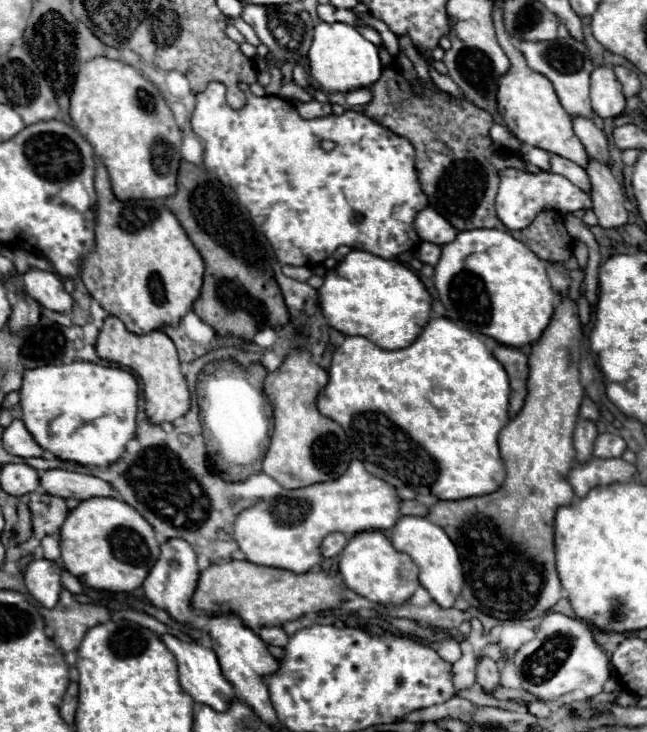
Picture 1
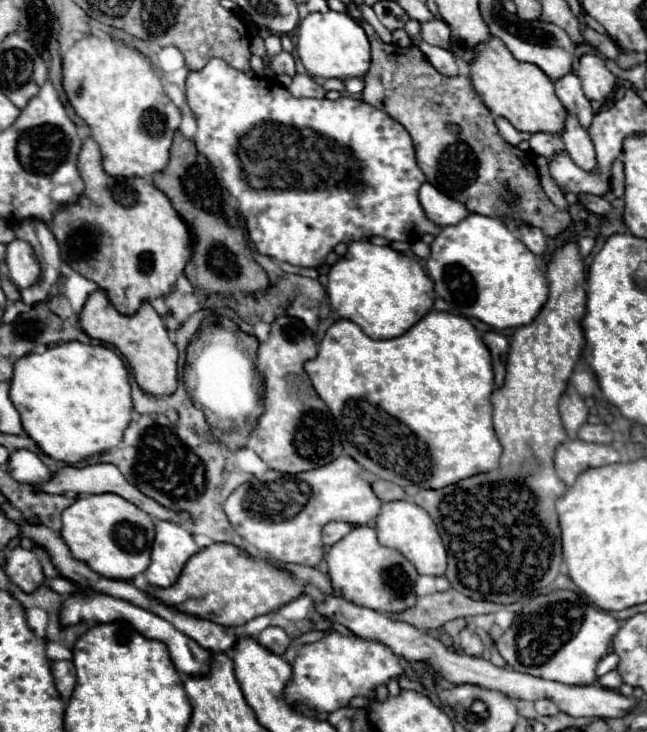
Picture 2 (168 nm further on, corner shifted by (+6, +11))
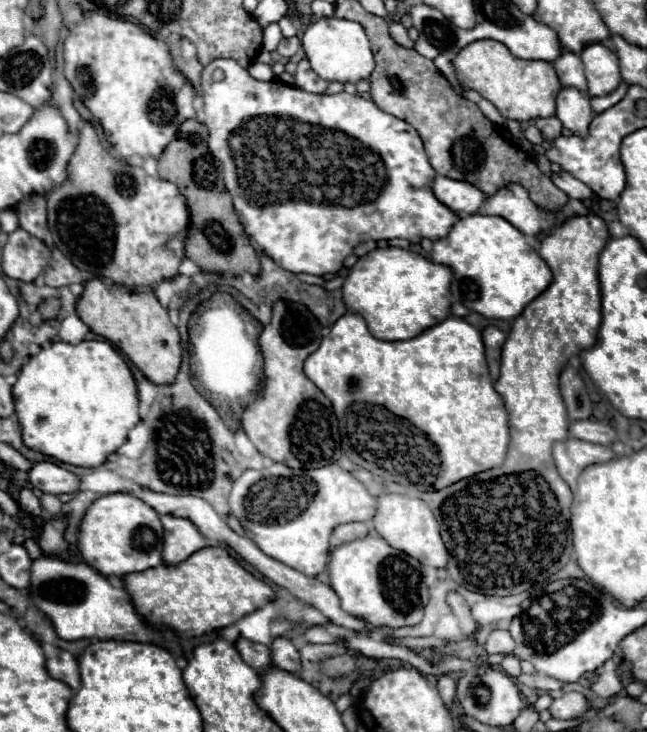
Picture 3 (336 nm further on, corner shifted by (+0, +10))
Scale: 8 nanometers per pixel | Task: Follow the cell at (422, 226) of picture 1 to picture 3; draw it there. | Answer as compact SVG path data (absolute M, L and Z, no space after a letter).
M436 176L432 192L444 206L448 206L458 216L476 214L484 202L484 194L476 186L444 176Z

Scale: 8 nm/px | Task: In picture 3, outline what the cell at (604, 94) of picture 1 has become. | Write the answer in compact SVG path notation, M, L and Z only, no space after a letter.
M590 44L580 54L584 62L584 72L588 80L588 94L594 96L606 96L618 88L622 82L620 68L618 68L618 56L610 52L602 44Z

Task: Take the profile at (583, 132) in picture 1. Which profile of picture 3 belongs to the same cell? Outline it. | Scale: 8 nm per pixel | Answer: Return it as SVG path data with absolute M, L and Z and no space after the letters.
M564 52L556 62L554 62L558 80L562 86L574 86L576 90L582 90L582 94L588 96L586 90L586 76L582 70L582 60L580 56L572 54L572 52Z

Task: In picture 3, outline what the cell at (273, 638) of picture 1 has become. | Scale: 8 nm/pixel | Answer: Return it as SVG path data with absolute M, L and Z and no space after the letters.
M274 638L270 650L272 650L274 666L278 666L278 668L282 668L286 672L298 674L298 670L300 670L300 654L298 654L296 646L292 644L292 640L288 640L288 638Z

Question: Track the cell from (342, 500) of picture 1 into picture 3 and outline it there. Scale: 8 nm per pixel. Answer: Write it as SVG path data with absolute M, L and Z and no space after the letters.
M272 464L262 470L246 470L230 492L232 516L240 520L246 536L270 558L306 574L316 576L328 564L330 532L346 522L370 522L376 498L338 464L316 470L294 470L286 464Z

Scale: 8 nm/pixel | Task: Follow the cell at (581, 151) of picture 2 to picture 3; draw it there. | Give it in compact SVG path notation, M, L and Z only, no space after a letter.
M562 88L556 98L556 118L574 136L586 138L588 126L592 122L590 100L582 96L576 88Z

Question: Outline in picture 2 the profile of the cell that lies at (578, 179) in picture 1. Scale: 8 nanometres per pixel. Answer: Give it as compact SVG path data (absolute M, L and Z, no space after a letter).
M532 133L528 143L536 155L544 155L546 159L552 159L552 153L558 153L560 149L564 149L560 137L552 137L550 133Z

